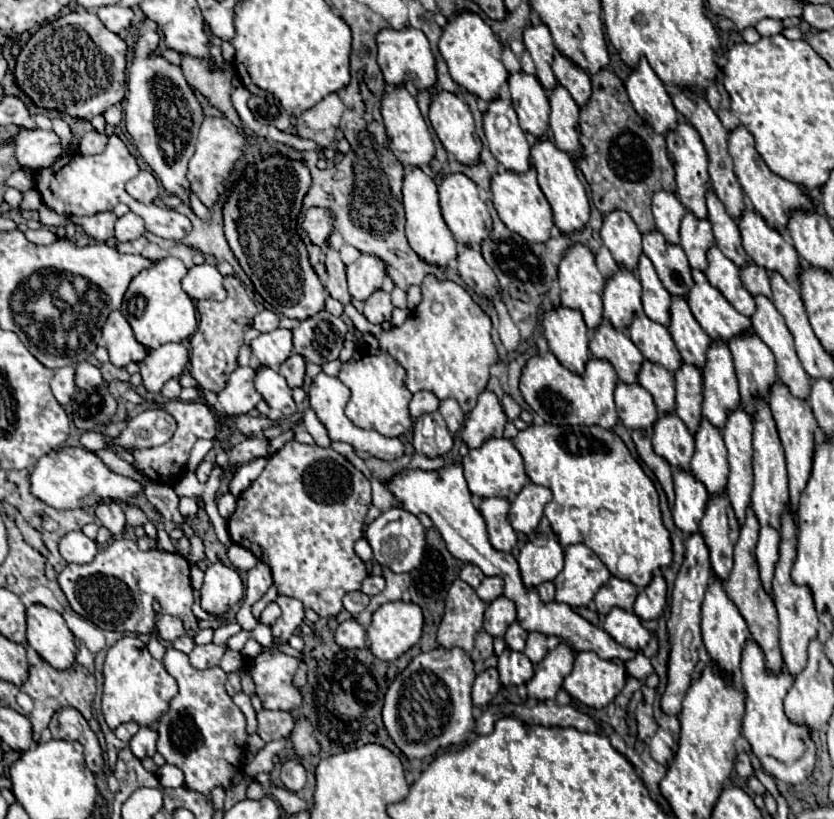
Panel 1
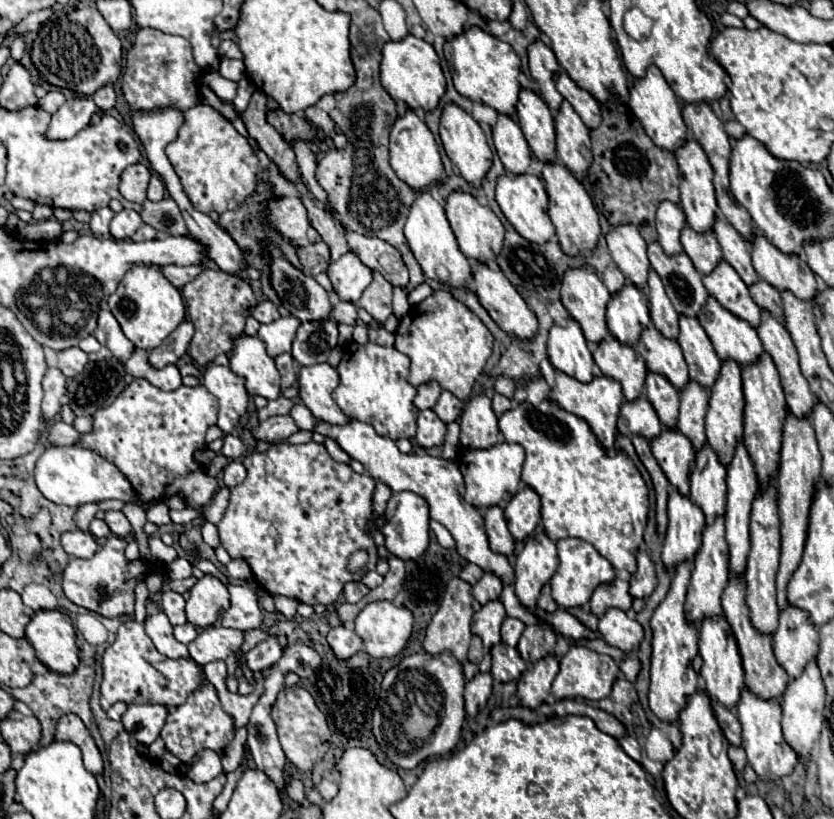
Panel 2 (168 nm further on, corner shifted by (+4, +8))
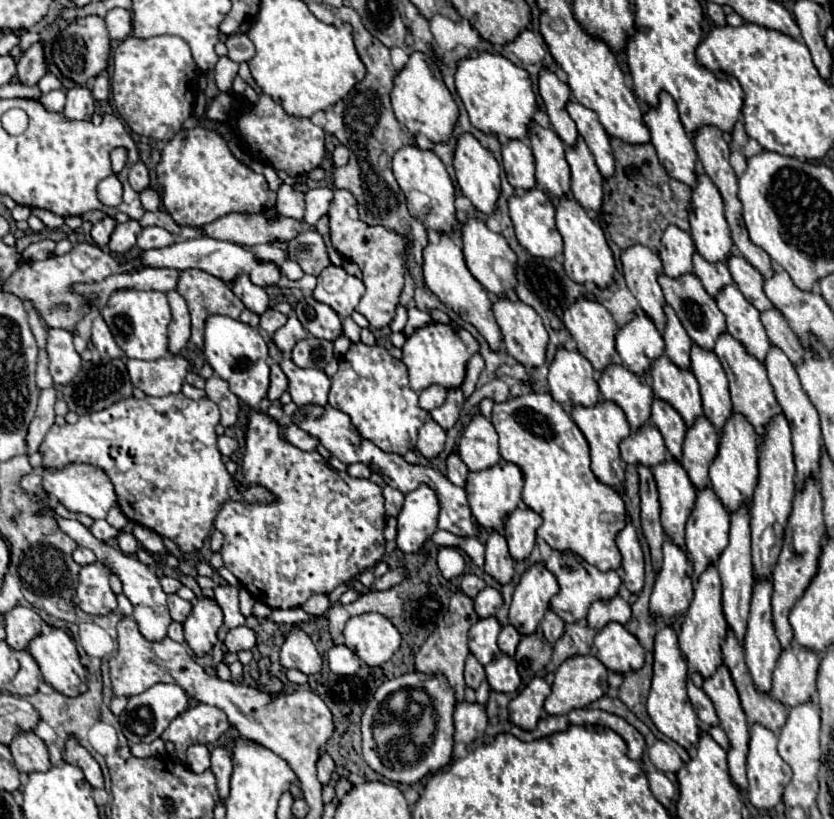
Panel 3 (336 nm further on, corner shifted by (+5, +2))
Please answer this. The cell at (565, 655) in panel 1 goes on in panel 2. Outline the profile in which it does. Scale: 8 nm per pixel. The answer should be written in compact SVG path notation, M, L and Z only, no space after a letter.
M547 655L537 663L533 663L533 667L521 675L517 685L521 703L527 707L539 707L551 693L551 683L557 671L559 671L559 659L555 655Z

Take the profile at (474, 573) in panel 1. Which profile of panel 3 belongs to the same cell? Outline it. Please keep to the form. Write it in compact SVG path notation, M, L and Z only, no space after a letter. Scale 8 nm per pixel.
M464 575L460 589L462 589L464 595L468 595L470 599L474 599L478 595L478 591L482 591L484 587L486 587L486 583L480 577L476 577L476 575Z

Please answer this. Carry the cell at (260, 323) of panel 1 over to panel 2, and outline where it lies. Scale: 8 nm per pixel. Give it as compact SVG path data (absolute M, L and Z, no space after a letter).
M261 301L261 303L255 307L253 317L255 317L259 323L271 323L271 321L279 319L279 311L277 311L277 307L275 307L271 301Z

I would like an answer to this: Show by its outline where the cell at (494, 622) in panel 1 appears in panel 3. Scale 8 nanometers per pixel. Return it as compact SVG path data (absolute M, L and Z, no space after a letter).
M496 617L480 619L470 629L470 651L482 665L488 665L500 651L496 645L498 633L500 633L500 623L496 621Z

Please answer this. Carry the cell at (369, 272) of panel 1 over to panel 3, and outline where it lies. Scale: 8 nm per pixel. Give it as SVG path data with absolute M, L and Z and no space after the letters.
M330 265L318 275L318 285L312 291L312 297L330 305L344 319L358 307L364 289L366 287L360 279L348 275L342 267Z

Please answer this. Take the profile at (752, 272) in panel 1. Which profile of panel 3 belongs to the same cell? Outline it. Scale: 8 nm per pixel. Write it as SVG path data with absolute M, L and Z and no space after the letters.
M770 309L770 311L762 313L762 323L766 327L770 343L776 345L778 349L782 349L786 353L786 357L792 361L792 365L798 367L804 361L804 347L798 341L798 337L794 335L794 331L788 327L782 313L778 309Z

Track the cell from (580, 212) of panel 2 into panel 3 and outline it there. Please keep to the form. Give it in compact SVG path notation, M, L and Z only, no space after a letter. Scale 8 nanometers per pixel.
M568 197L560 199L560 205L556 207L556 227L564 239L564 269L568 277L580 285L594 283L600 289L608 289L614 283L616 261L612 249L606 243L602 227L596 225L588 217L588 213L574 199Z

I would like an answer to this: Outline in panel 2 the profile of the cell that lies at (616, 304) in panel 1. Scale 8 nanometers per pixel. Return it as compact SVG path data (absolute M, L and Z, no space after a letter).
M625 283L607 303L607 327L621 343L635 343L639 331L651 323L647 295L633 283Z

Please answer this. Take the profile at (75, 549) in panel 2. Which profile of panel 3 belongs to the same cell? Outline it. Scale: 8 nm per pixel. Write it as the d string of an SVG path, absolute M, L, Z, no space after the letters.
M78 547L72 557L74 557L74 561L76 561L78 565L90 565L90 563L96 561L94 553L90 553L90 549L82 549L82 547Z

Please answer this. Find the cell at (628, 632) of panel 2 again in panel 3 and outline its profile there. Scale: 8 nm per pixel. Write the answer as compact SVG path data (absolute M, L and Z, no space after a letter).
M610 623L594 637L596 657L614 673L638 671L644 665L644 649L624 625Z

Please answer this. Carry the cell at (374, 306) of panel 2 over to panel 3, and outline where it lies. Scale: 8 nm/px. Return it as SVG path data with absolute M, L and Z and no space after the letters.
M334 189L334 199L328 217L330 217L332 245L342 257L354 261L364 275L362 281L366 285L366 293L362 295L356 311L370 321L372 329L390 325L390 321L396 315L398 297L404 287L404 273L408 271L408 261L406 261L406 249L410 243L408 237L382 225L366 225L358 215L358 201L348 189Z

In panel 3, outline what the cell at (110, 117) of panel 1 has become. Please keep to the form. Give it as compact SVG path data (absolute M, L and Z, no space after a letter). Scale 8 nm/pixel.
M100 73L98 77L94 77L94 81L90 83L90 87L92 87L94 99L98 99L98 101L106 101L108 99L110 85L108 85L108 75L106 73Z

